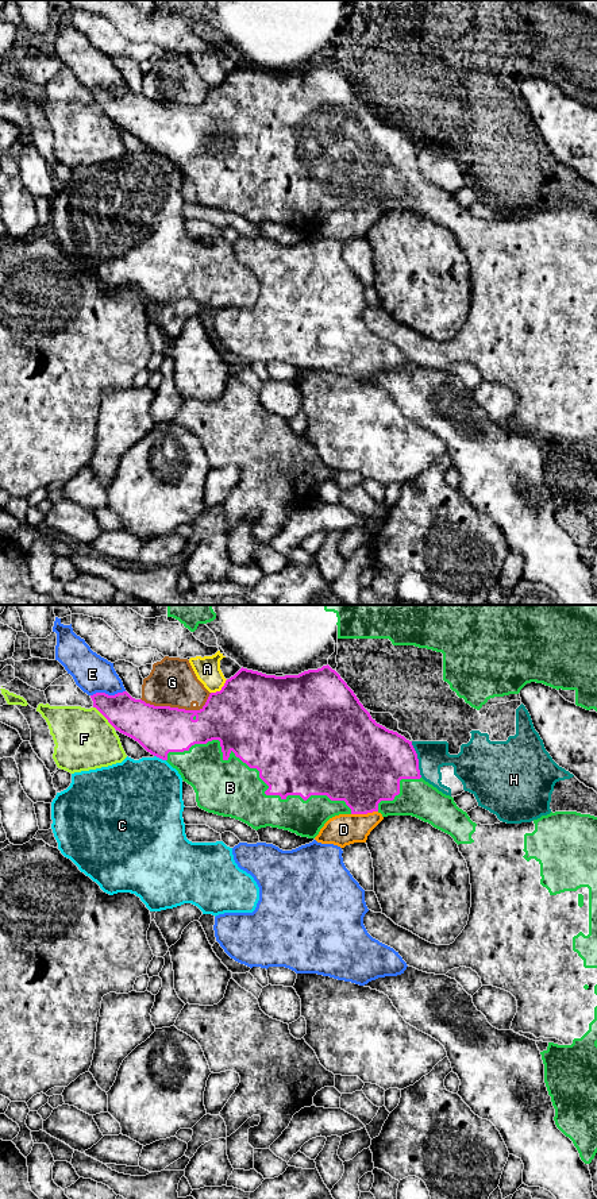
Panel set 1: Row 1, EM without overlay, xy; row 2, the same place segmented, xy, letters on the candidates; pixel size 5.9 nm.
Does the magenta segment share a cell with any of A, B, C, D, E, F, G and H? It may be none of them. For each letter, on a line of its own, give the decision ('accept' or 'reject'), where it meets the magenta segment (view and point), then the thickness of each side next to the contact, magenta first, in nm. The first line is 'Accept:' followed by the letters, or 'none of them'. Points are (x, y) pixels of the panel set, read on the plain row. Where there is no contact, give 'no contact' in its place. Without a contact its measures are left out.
Accept: none of them
A: reject | xy (222, 84) | 500/150 nm
B: reject | xy (260, 170) | 480/340 nm
C: reject | xy (160, 153) | 280/440 nm
D: reject | xy (364, 208) | 420/190 nm
E: reject | xy (107, 89) | 220/220 nm
F: reject | xy (104, 111) | 240/360 nm
G: reject | xy (177, 103) | 280/280 nm
H: reject | xy (418, 154) | 380/170 nm

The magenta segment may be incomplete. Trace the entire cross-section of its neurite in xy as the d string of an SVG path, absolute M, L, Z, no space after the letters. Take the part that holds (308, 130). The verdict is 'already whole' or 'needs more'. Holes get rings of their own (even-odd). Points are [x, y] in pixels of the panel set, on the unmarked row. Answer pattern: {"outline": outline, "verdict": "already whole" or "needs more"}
{"outline": "M328 59L298 70L266 70L240 63L226 76L220 86L211 88L200 105L185 105L170 101L154 101L132 93L127 86L108 90L90 90L96 103L120 128L138 136L151 150L167 155L169 147L184 147L194 139L219 135L223 155L234 147L250 163L259 166L259 173L269 181L266 190L327 190L331 196L344 196L351 209L378 207L381 196L393 196L400 189L401 174L420 174L419 154L412 140L397 127L375 117L359 97L354 86Z", "verdict": "already whole"}

